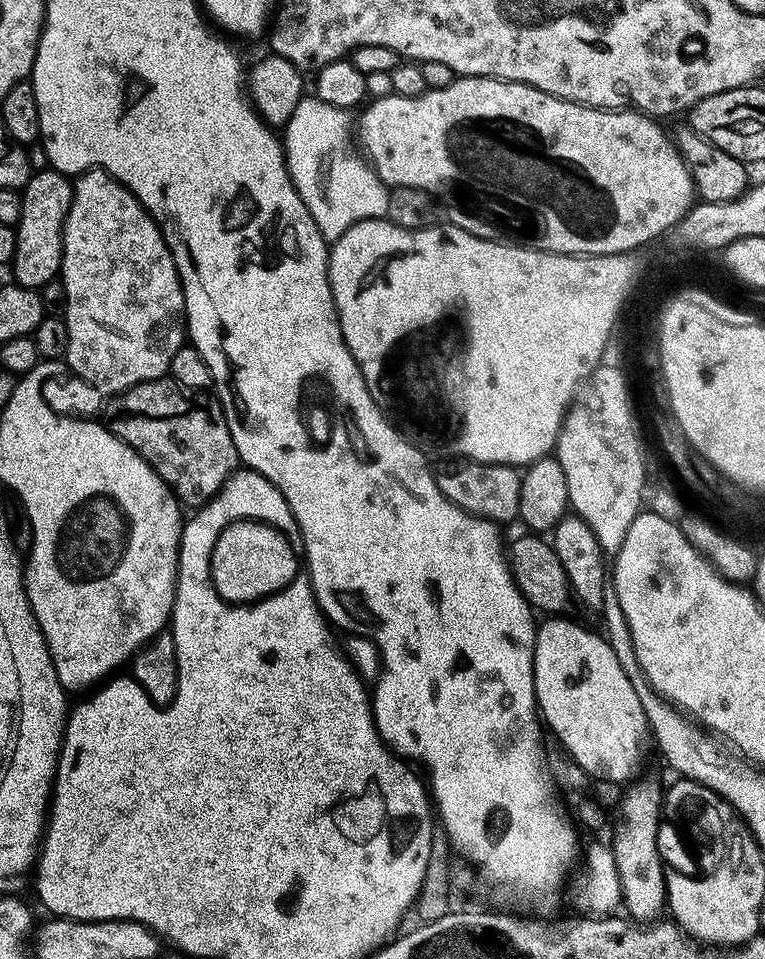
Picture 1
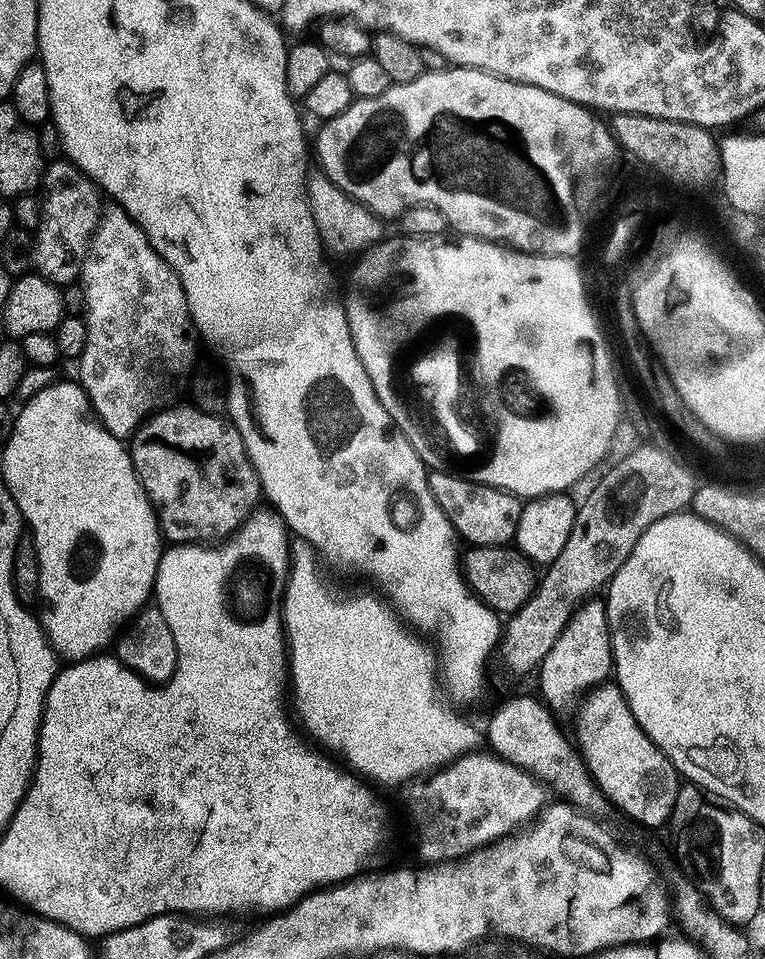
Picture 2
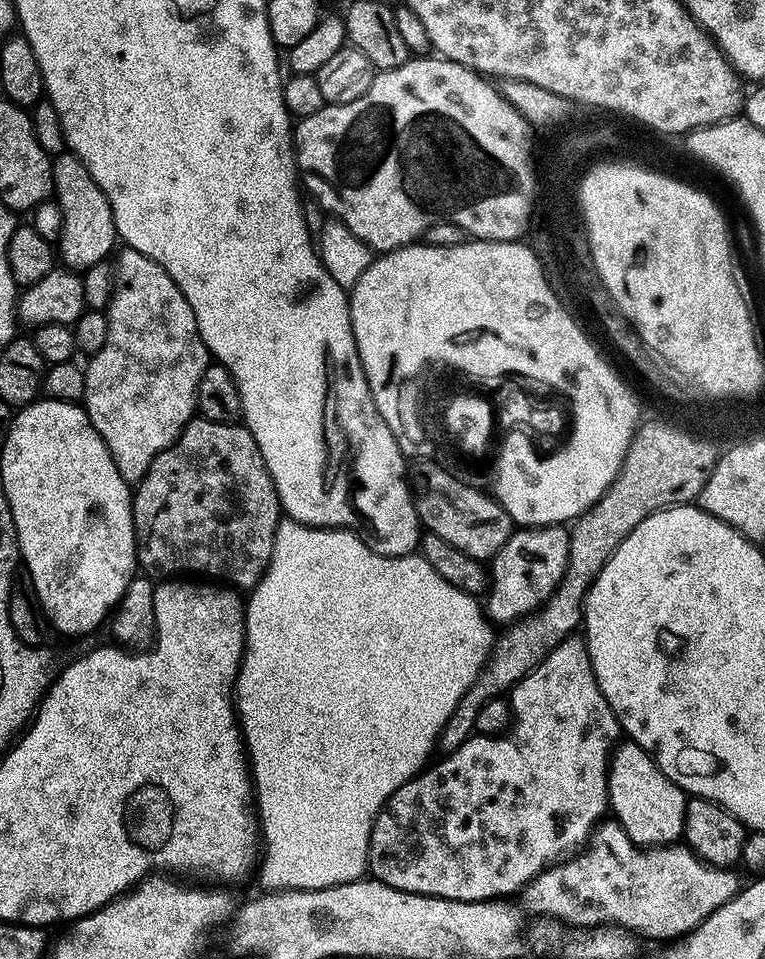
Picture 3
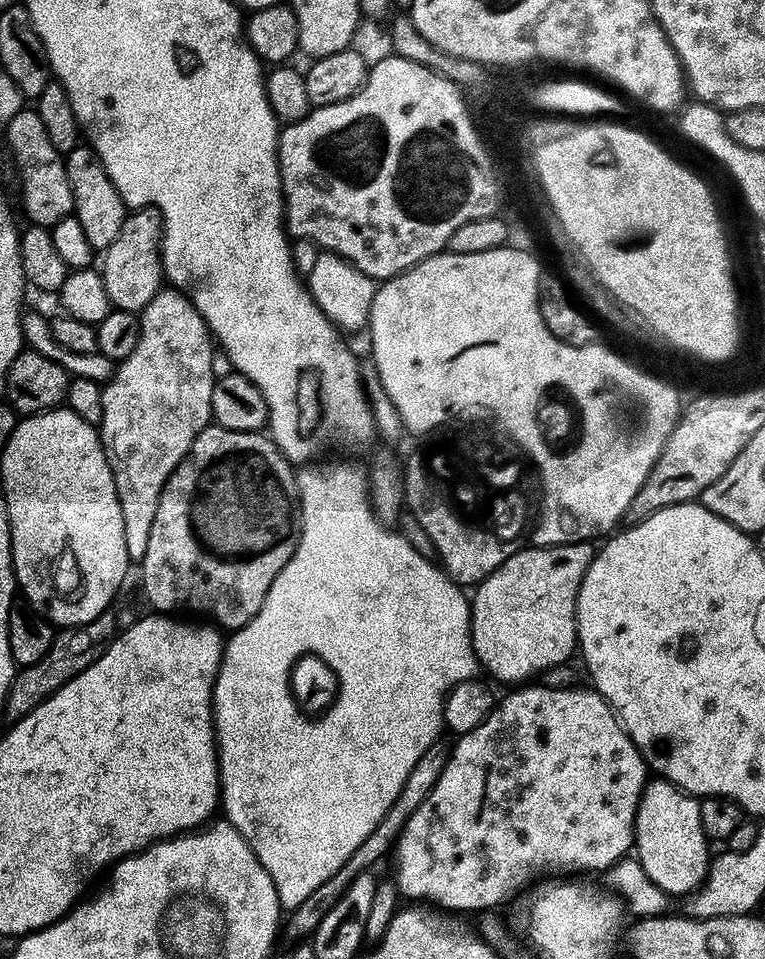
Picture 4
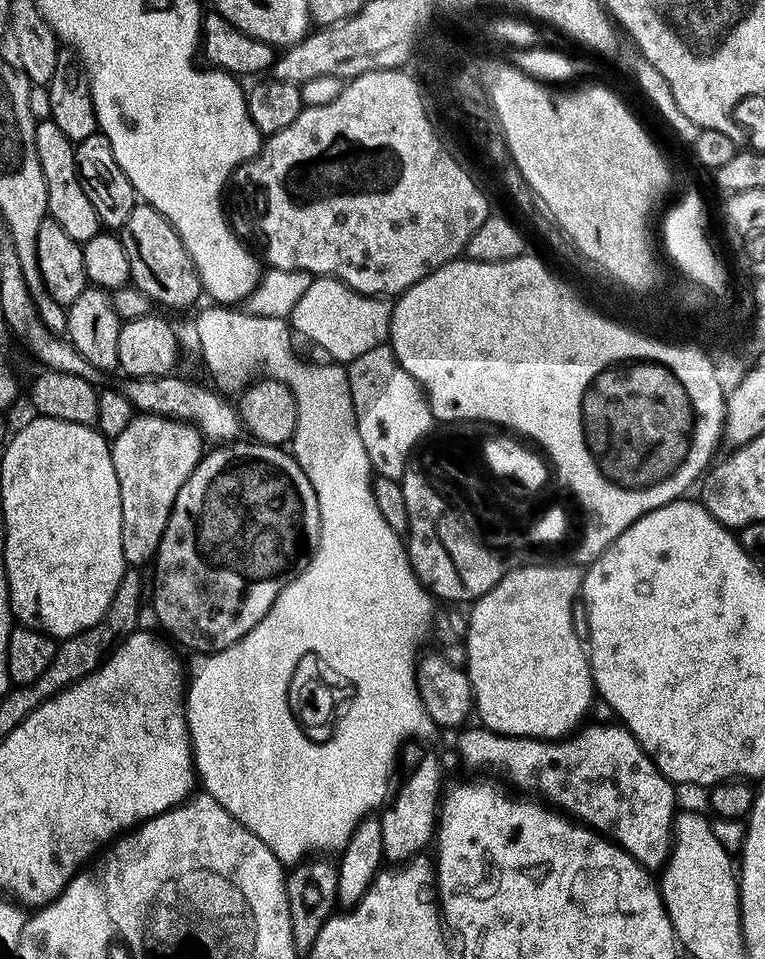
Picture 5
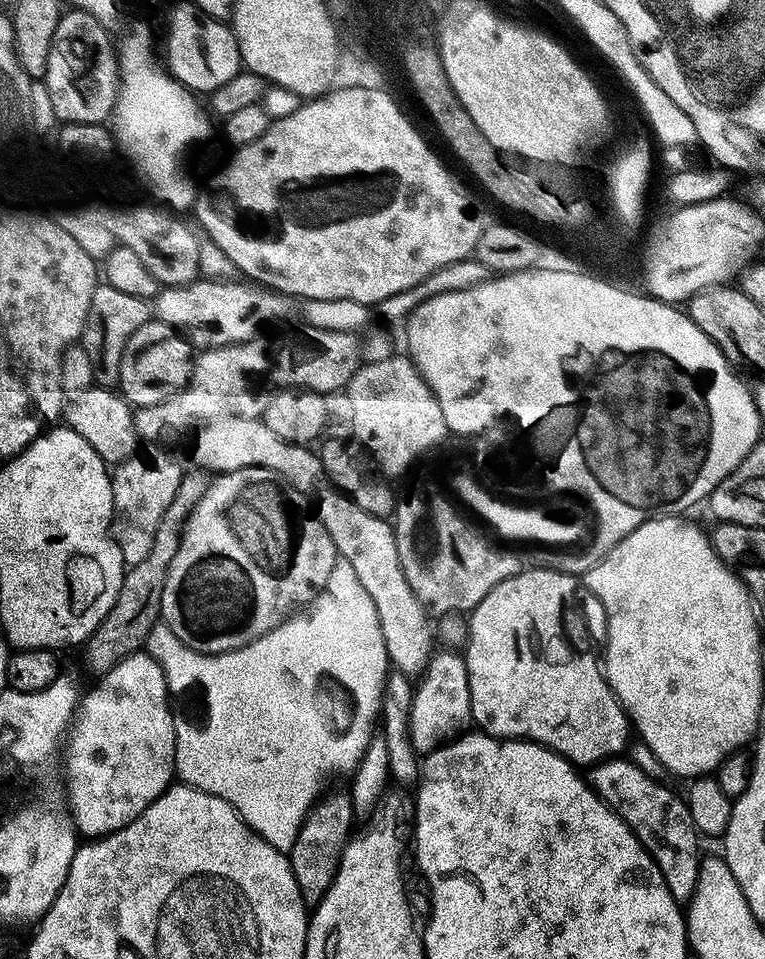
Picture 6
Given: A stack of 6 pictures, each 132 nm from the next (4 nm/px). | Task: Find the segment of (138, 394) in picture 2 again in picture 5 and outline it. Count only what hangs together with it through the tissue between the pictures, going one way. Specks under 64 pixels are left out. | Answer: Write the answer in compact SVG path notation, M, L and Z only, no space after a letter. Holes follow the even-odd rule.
M153 414L133 415L123 430L117 436L111 437L114 474L118 474L118 494L122 494L122 554L125 565L151 565L155 561L162 534L166 530L166 522L170 518L170 510L174 506L174 498L178 498L182 482L186 482L202 455L200 444L202 445L202 437L192 425L174 420L171 416Z

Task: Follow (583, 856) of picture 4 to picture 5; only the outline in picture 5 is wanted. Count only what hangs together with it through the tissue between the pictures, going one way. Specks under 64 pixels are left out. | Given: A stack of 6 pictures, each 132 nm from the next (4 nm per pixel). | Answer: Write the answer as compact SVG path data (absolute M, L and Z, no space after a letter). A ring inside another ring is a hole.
M616 722L611 723L585 723L575 734L562 740L499 736L483 726L465 727L459 733L460 756L466 767L493 768L498 775L505 776L513 784L513 789L521 788L516 790L524 794L535 794L541 801L571 816L573 820L587 824L593 832L599 832L601 836L626 850L626 854L633 856L649 872L656 874L663 869L672 850L672 826L676 823L678 811L678 788L656 769L652 757L644 753L643 746L627 728Z

